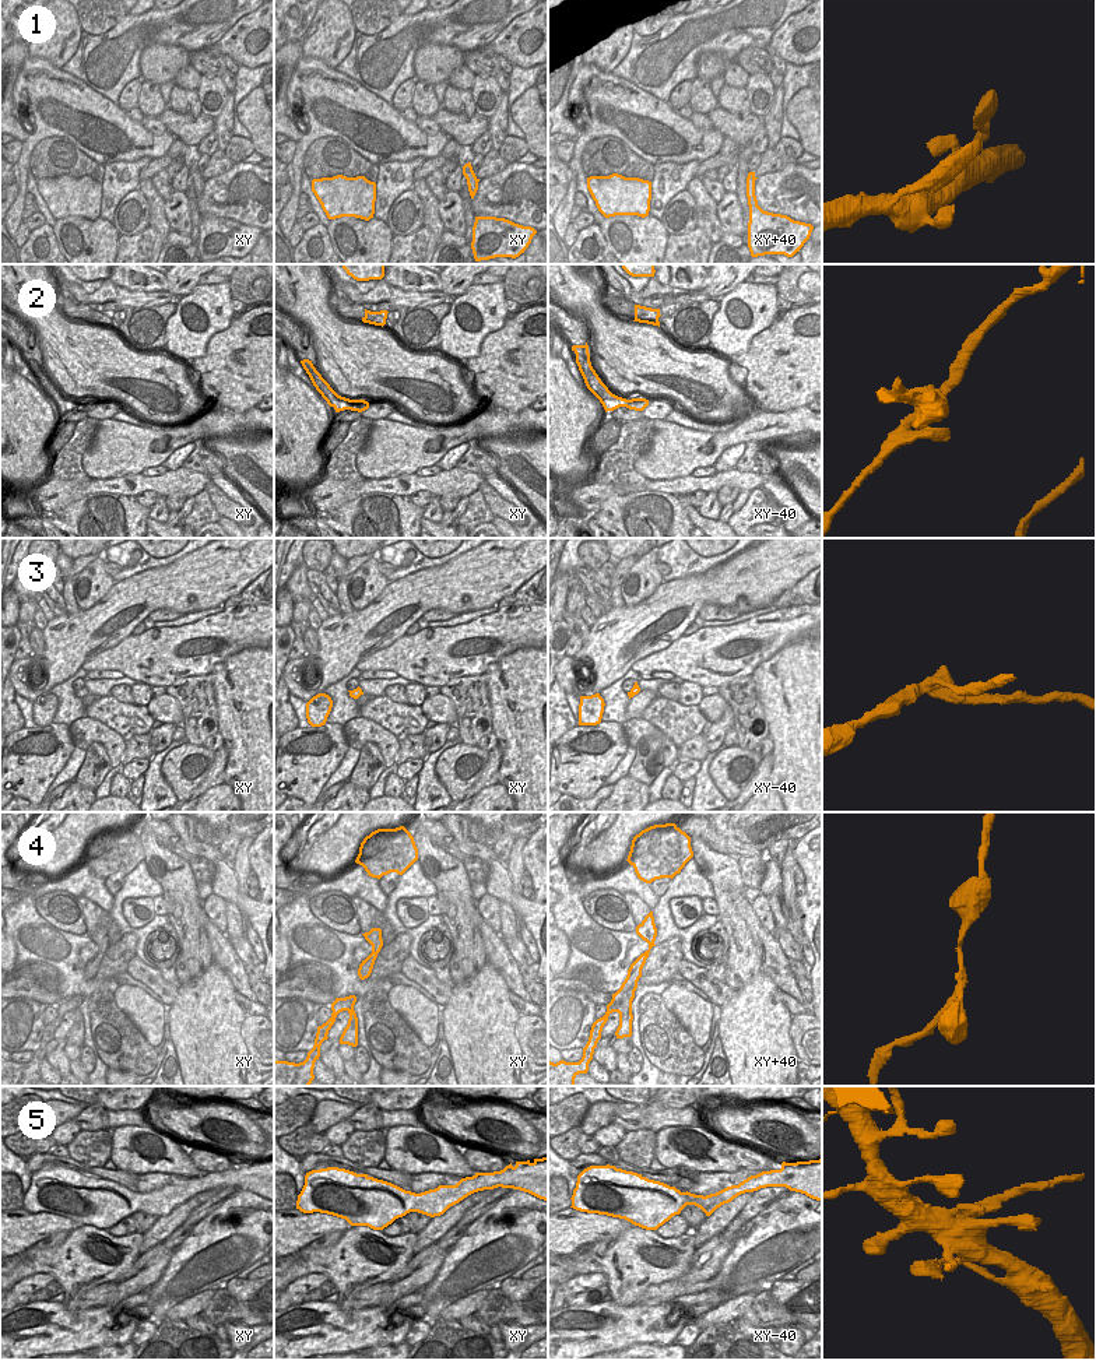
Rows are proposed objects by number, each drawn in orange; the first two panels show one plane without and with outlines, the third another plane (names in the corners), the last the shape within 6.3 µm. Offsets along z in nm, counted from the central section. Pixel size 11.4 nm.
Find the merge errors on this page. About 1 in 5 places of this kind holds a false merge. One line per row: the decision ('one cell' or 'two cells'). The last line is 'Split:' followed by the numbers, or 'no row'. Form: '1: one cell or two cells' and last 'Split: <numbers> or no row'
1: one cell
2: two cells
3: two cells
4: one cell
5: one cell
Split: 2, 3

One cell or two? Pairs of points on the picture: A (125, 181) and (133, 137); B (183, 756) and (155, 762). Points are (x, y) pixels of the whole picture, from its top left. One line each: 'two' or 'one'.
A: two
B: two

